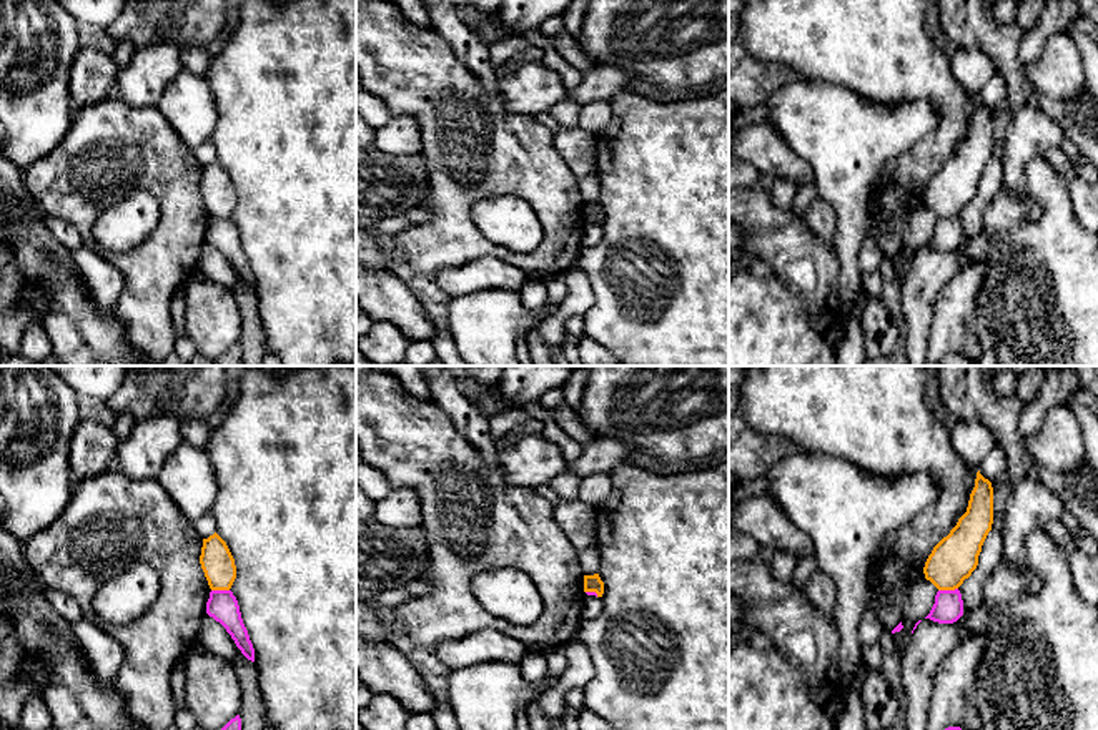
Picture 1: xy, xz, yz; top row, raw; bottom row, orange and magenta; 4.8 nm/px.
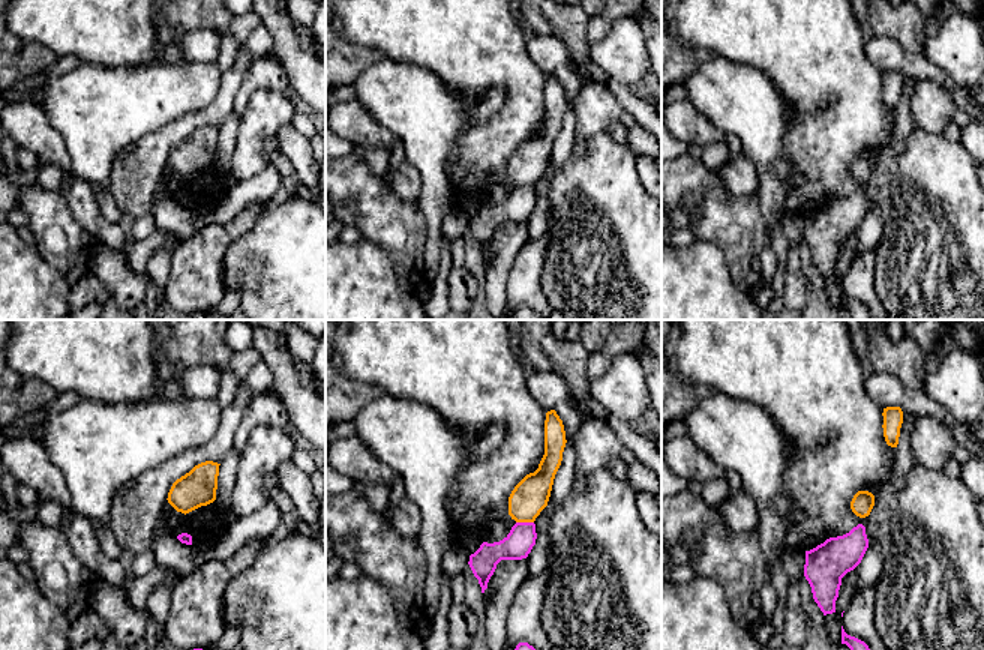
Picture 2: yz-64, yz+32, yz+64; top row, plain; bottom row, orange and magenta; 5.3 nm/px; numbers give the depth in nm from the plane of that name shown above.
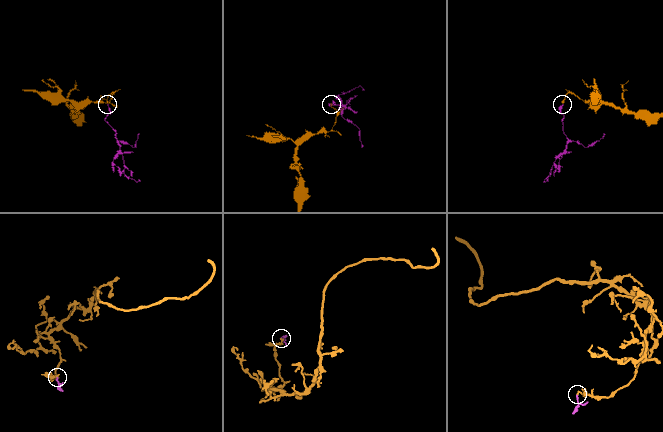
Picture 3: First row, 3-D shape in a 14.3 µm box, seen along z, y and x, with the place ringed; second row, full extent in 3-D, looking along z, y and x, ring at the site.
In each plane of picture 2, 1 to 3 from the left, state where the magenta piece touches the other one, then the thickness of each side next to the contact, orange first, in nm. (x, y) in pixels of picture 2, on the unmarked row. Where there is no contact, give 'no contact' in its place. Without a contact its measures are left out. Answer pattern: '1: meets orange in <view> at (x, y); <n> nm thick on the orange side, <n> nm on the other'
1: no contact
2: meets orange in yz+32 at (525, 185); 190 nm thick on the orange side, 150 nm on the other
3: no contact

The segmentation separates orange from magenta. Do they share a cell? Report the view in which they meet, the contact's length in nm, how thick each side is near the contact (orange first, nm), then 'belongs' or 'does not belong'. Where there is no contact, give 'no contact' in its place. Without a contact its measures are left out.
contact in yz; length 100 nm; calibres 220 and 140 nm; does not belong

